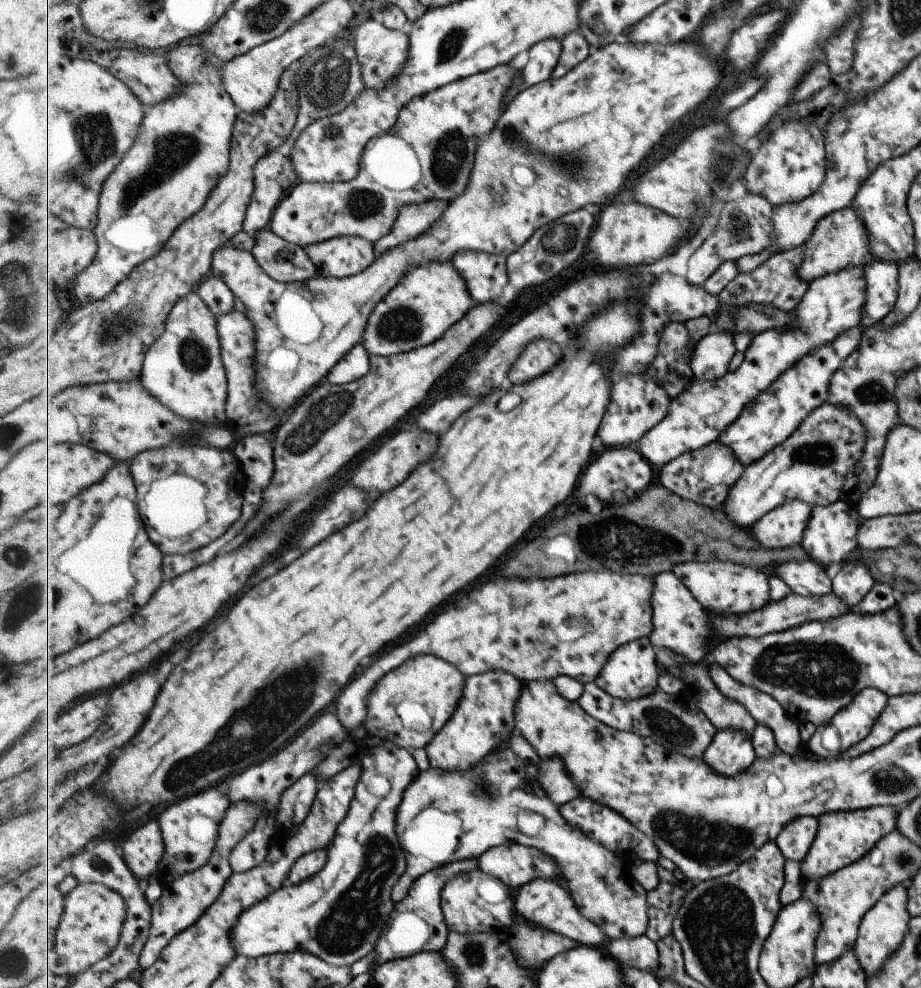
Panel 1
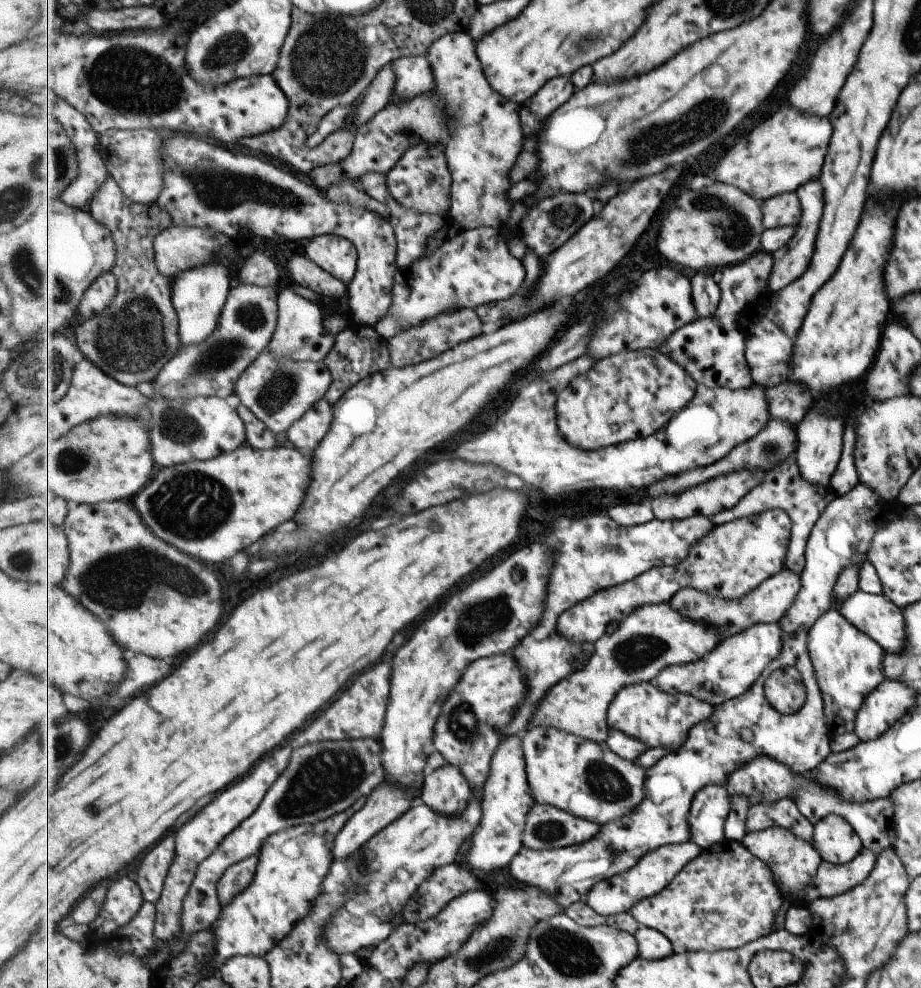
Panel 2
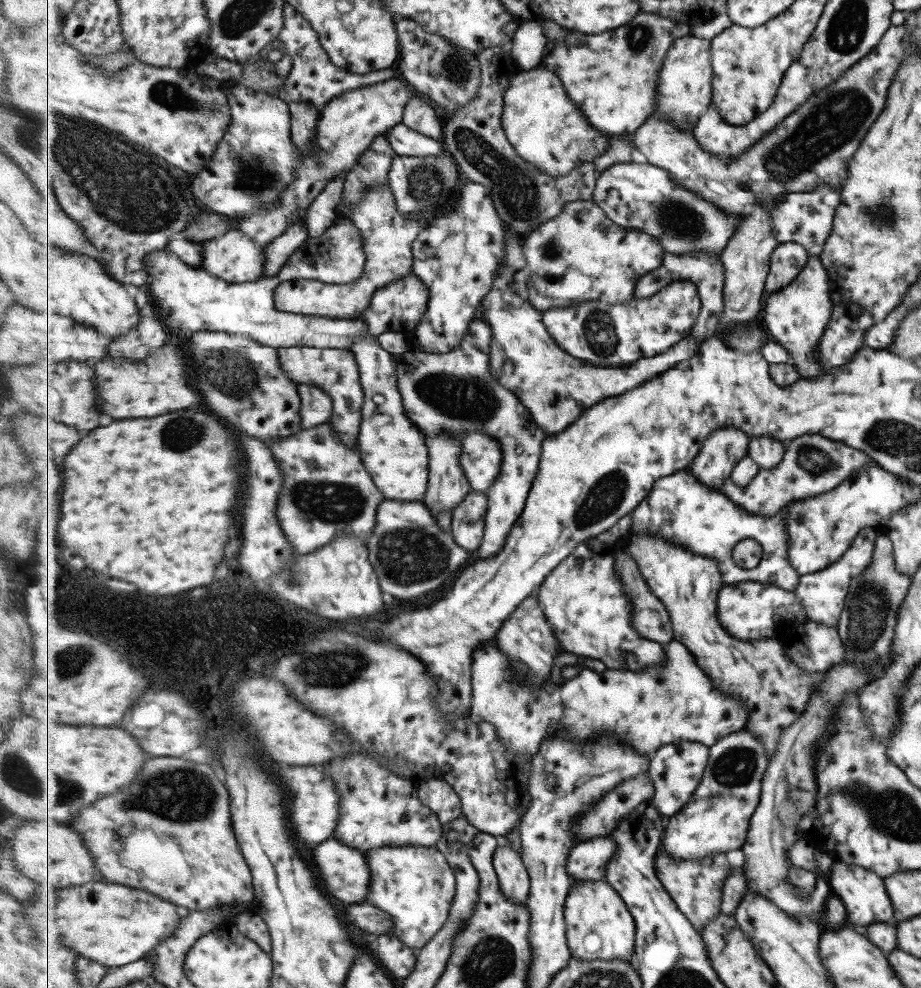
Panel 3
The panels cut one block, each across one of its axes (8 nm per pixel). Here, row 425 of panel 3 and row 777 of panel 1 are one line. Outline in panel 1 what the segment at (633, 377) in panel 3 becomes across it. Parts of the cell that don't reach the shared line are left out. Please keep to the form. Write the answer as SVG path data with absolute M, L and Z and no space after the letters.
M559 757L542 760L538 778L545 788L545 793L557 804L563 807L571 800L580 798L583 794L576 782L569 775L568 768Z

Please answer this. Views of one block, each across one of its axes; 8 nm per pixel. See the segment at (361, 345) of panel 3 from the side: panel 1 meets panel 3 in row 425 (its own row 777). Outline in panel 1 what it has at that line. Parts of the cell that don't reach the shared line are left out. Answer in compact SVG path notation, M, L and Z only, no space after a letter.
M384 735L370 736L367 745L370 748L361 760L365 772L357 786L356 799L329 846L328 865L325 870L321 870L320 874L305 883L287 883L265 901L246 909L230 933L230 942L237 955L260 958L275 953L308 951L328 964L351 967L376 948L393 910L396 909L392 900L394 887L407 869L405 850L399 846L399 838L395 834L397 810L403 802L407 788L421 770L407 748L398 746Z

